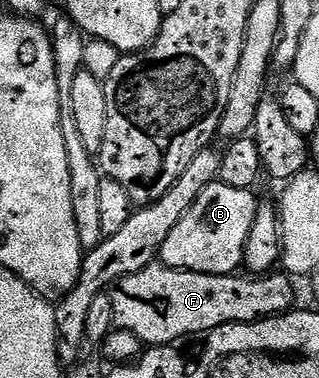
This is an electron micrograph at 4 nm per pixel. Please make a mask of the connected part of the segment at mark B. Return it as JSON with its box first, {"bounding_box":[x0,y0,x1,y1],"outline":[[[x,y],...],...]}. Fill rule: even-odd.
{"bounding_box":[158,182,260,276],"outline":[[[222,182],[205,186],[193,202],[193,206],[173,226],[169,238],[161,246],[158,259],[168,268],[180,268],[186,272],[200,272],[214,276],[229,276],[243,268],[245,242],[249,230],[253,230],[253,218],[257,214],[260,201],[250,188],[238,188]]]}

